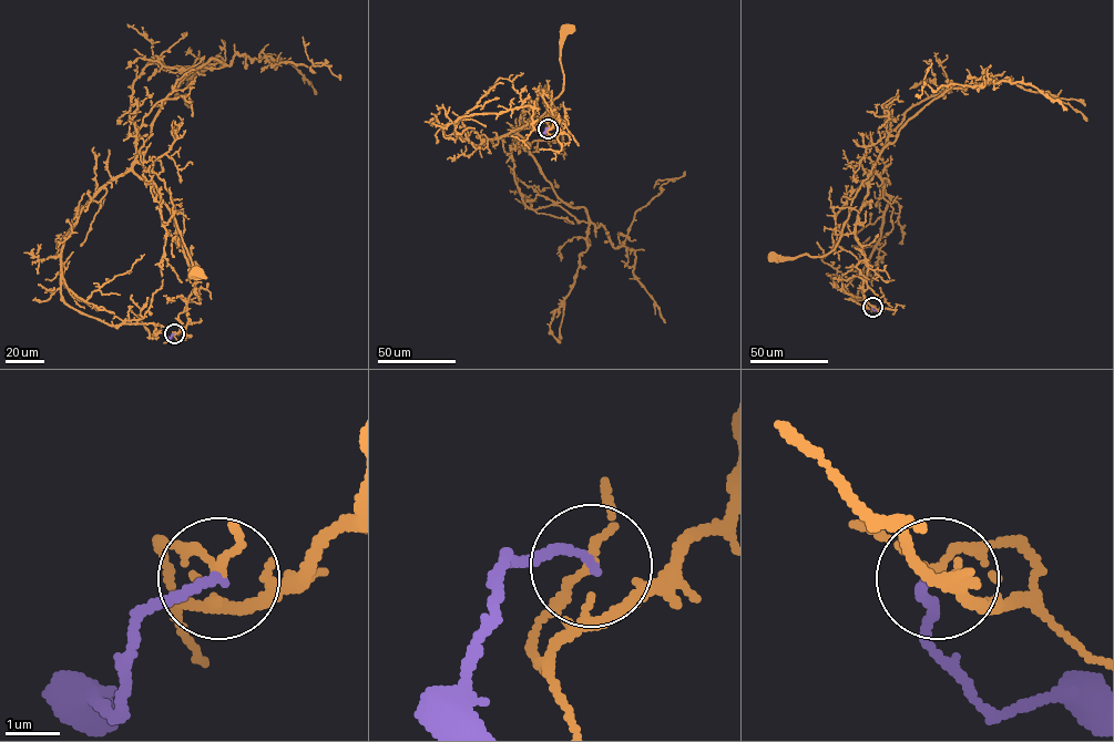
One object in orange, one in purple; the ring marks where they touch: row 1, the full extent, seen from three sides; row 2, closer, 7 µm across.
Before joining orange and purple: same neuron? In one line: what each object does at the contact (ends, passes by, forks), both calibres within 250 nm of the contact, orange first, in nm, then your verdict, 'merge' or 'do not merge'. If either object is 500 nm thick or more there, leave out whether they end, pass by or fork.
orange passes by | purple ends | 120/170 nm | do not merge

